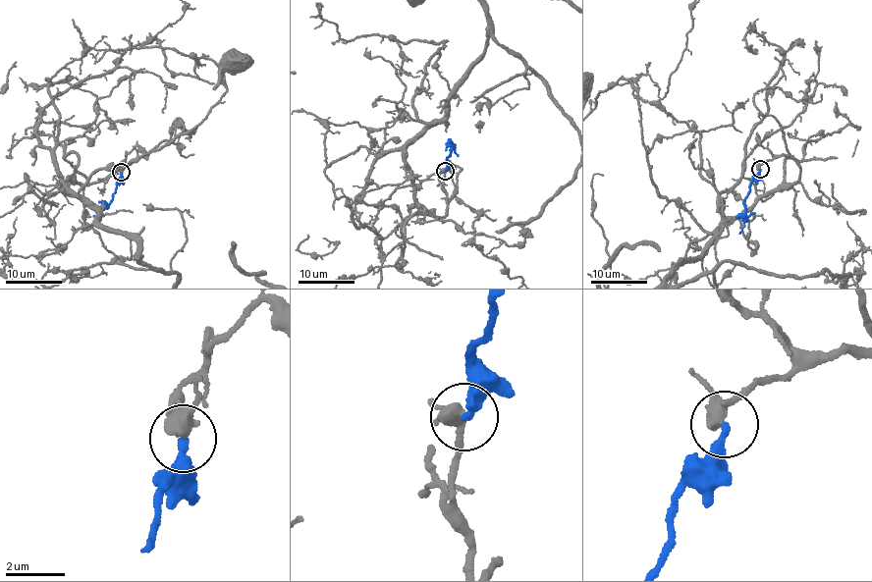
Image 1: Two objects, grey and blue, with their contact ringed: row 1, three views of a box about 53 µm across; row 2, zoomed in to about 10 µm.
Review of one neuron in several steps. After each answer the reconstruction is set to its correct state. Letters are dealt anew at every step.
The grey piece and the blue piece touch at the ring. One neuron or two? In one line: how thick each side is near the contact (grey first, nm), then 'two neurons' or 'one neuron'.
calibres 360 and 240 nm; two neurons

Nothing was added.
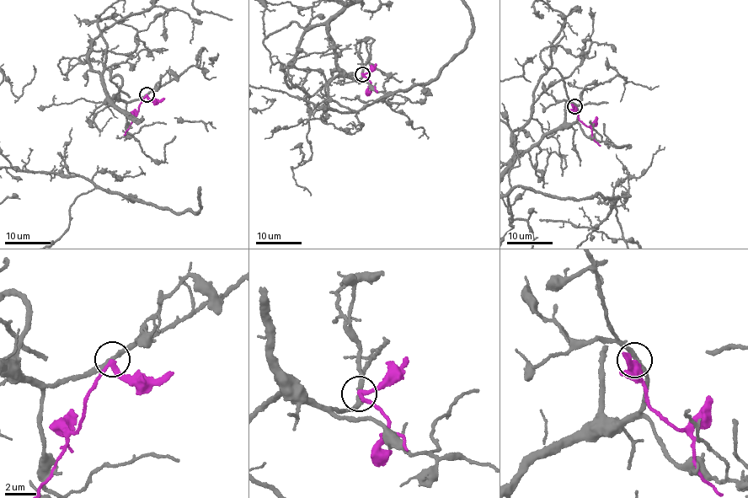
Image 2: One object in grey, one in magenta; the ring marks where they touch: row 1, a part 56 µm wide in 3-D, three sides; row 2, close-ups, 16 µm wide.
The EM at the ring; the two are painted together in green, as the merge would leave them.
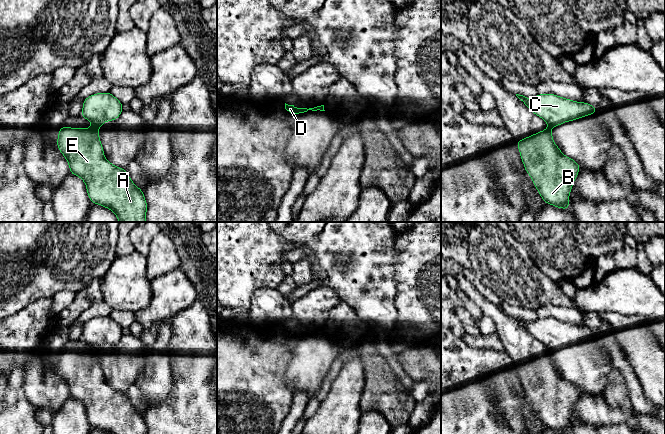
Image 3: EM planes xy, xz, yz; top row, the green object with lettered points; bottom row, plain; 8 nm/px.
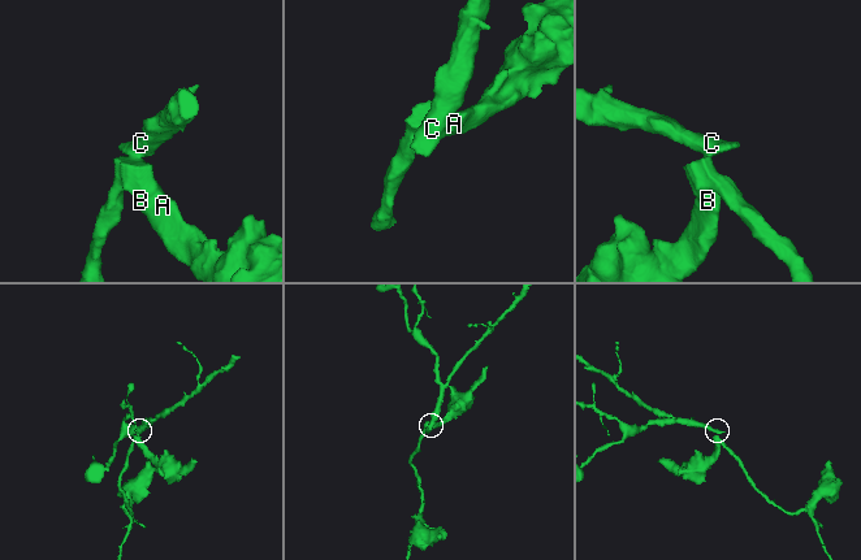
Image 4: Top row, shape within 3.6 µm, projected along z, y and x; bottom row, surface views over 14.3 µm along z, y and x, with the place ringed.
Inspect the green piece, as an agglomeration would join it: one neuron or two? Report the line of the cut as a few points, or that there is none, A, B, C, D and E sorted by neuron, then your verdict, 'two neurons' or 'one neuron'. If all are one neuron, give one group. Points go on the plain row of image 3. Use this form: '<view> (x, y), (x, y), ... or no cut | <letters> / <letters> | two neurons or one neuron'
xy (93, 350), (97, 353) | A B D E / C | two neurons

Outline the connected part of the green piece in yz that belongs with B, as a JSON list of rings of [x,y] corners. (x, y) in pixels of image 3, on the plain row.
[[[550,352],[516,365],[525,395],[532,402],[533,409],[541,419],[542,424],[561,433],[570,433],[568,427],[573,407],[580,395],[579,388],[565,380],[553,365]]]

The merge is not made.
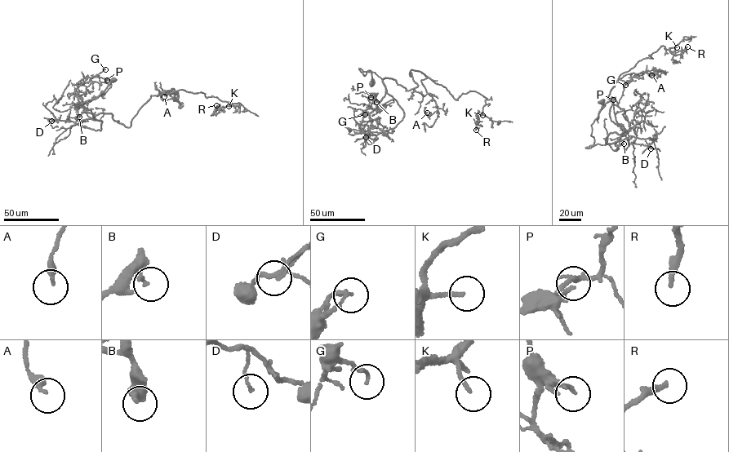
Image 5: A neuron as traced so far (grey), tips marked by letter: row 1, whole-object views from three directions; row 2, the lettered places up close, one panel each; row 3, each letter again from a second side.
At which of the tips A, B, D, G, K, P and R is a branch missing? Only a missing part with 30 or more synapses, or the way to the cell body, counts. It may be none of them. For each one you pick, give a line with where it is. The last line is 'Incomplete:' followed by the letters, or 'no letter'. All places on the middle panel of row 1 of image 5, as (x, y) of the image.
K: Place: (482, 115)
R: Place: (476, 130)
Incomplete: K, R

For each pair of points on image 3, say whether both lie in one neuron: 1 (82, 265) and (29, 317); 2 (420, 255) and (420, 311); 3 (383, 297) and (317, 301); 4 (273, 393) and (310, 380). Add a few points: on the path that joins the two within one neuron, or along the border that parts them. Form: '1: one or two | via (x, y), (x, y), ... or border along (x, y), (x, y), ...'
1: two | border along (51, 297), (41, 297), (27, 306)
2: one | via (417, 269), (412, 286), (415, 290), (415, 297)
3: two | border along (320, 285), (329, 287), (340, 299)
4: two | border along (287, 365), (284, 383), (292, 391)

